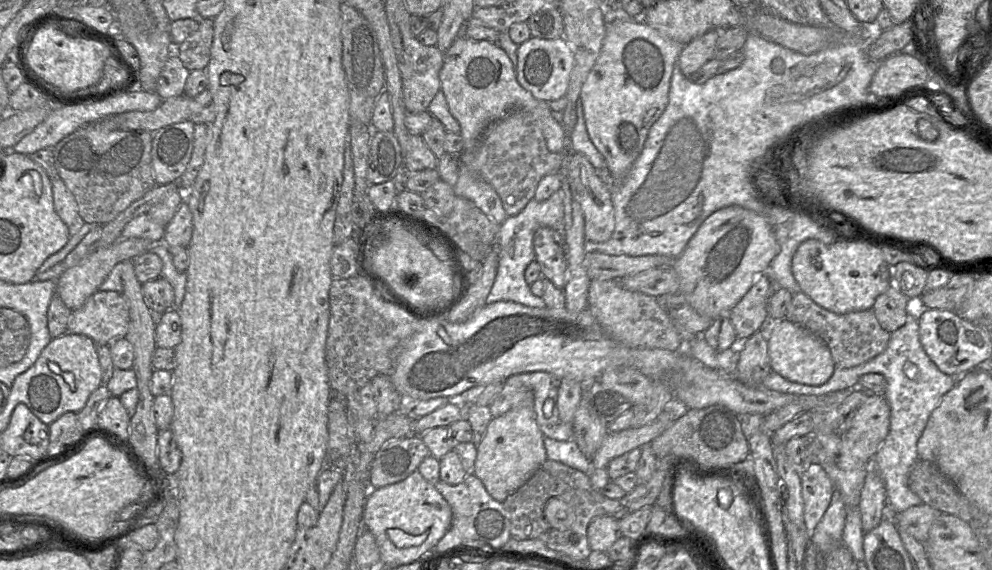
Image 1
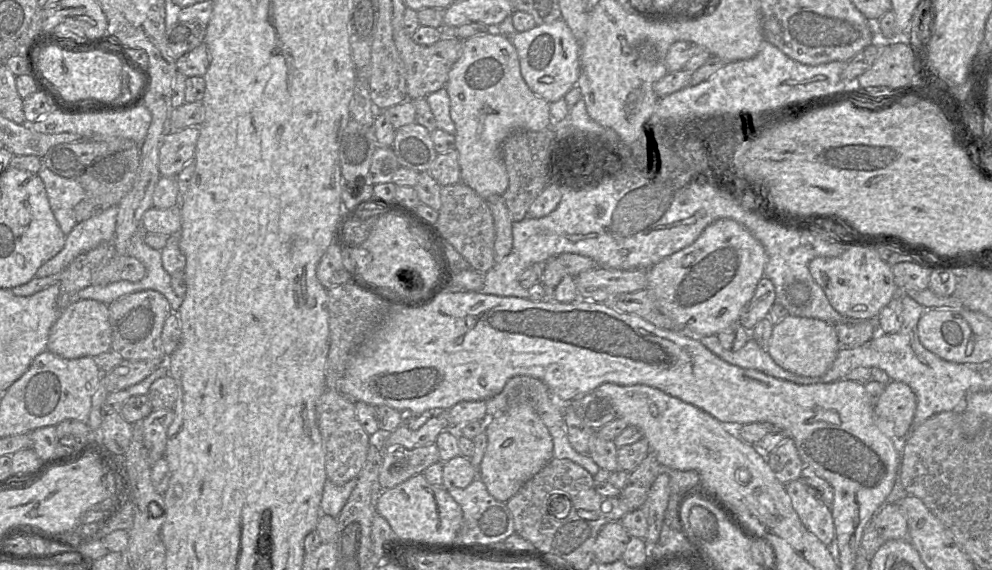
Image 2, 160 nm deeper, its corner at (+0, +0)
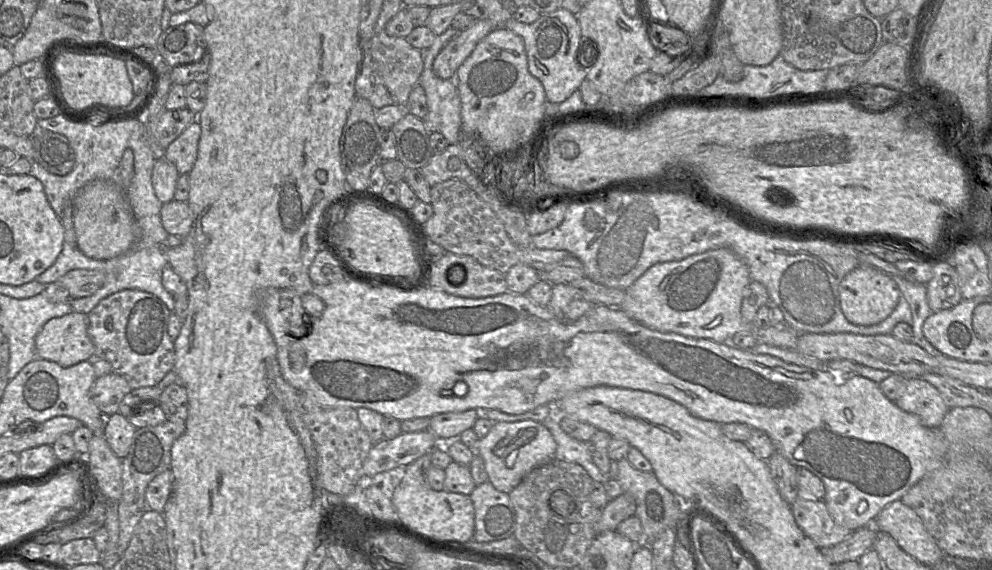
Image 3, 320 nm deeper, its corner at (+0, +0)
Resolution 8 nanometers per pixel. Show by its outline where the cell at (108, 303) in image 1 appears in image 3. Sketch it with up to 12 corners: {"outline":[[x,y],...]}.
{"outline":[[87,314],[47,321],[37,358],[62,367],[94,359]]}

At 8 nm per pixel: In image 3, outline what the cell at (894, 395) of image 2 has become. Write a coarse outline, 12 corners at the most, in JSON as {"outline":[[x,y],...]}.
{"outline":[[921,378],[905,379],[894,403],[939,428],[950,410]]}

